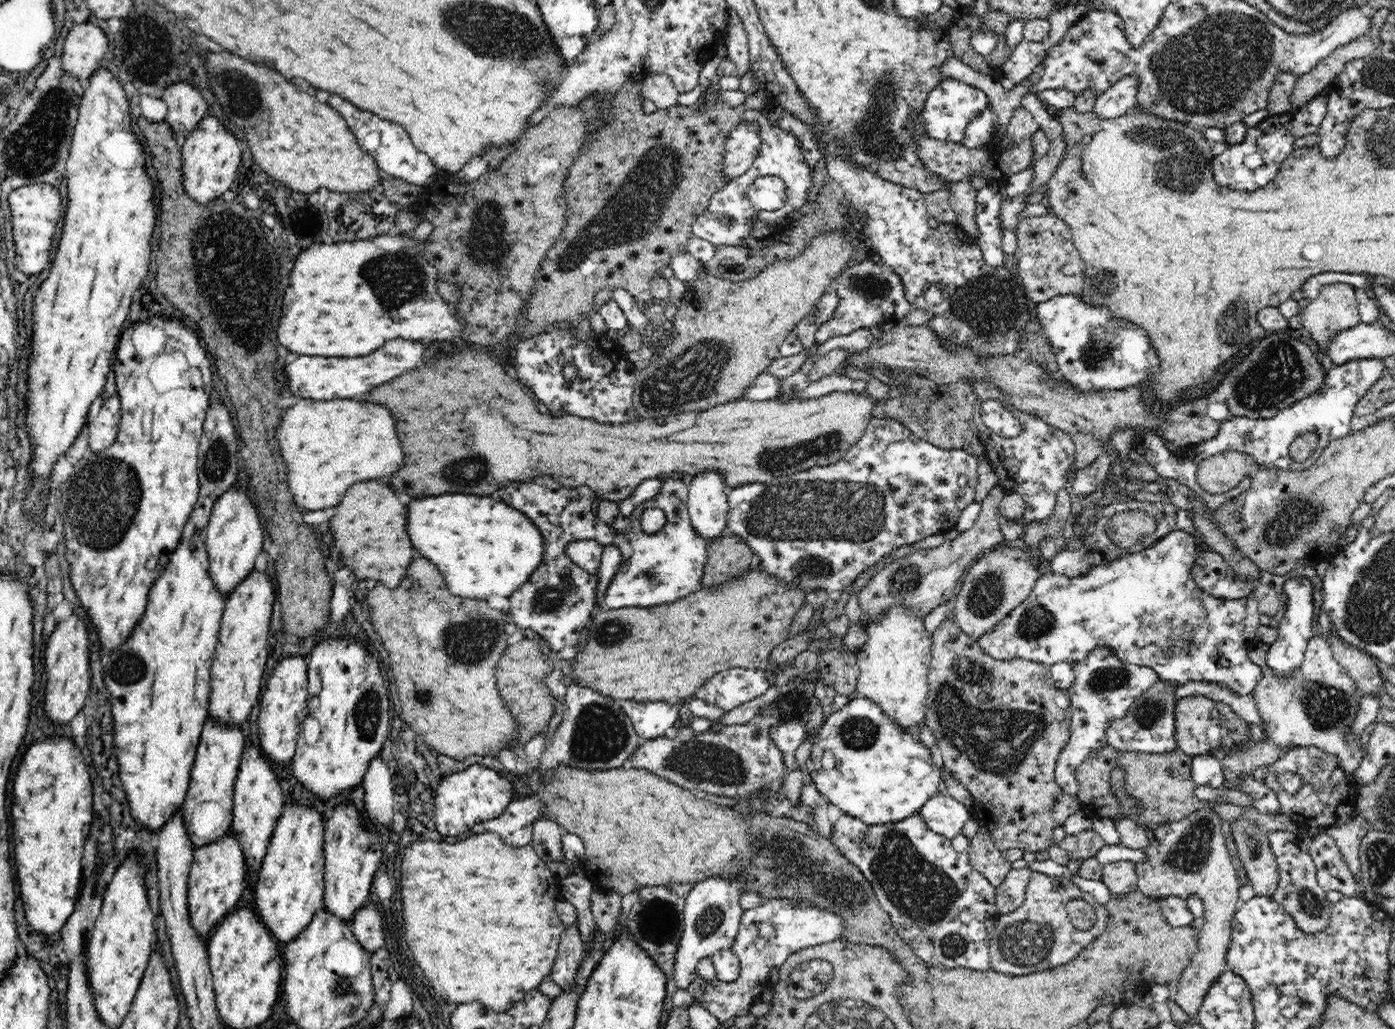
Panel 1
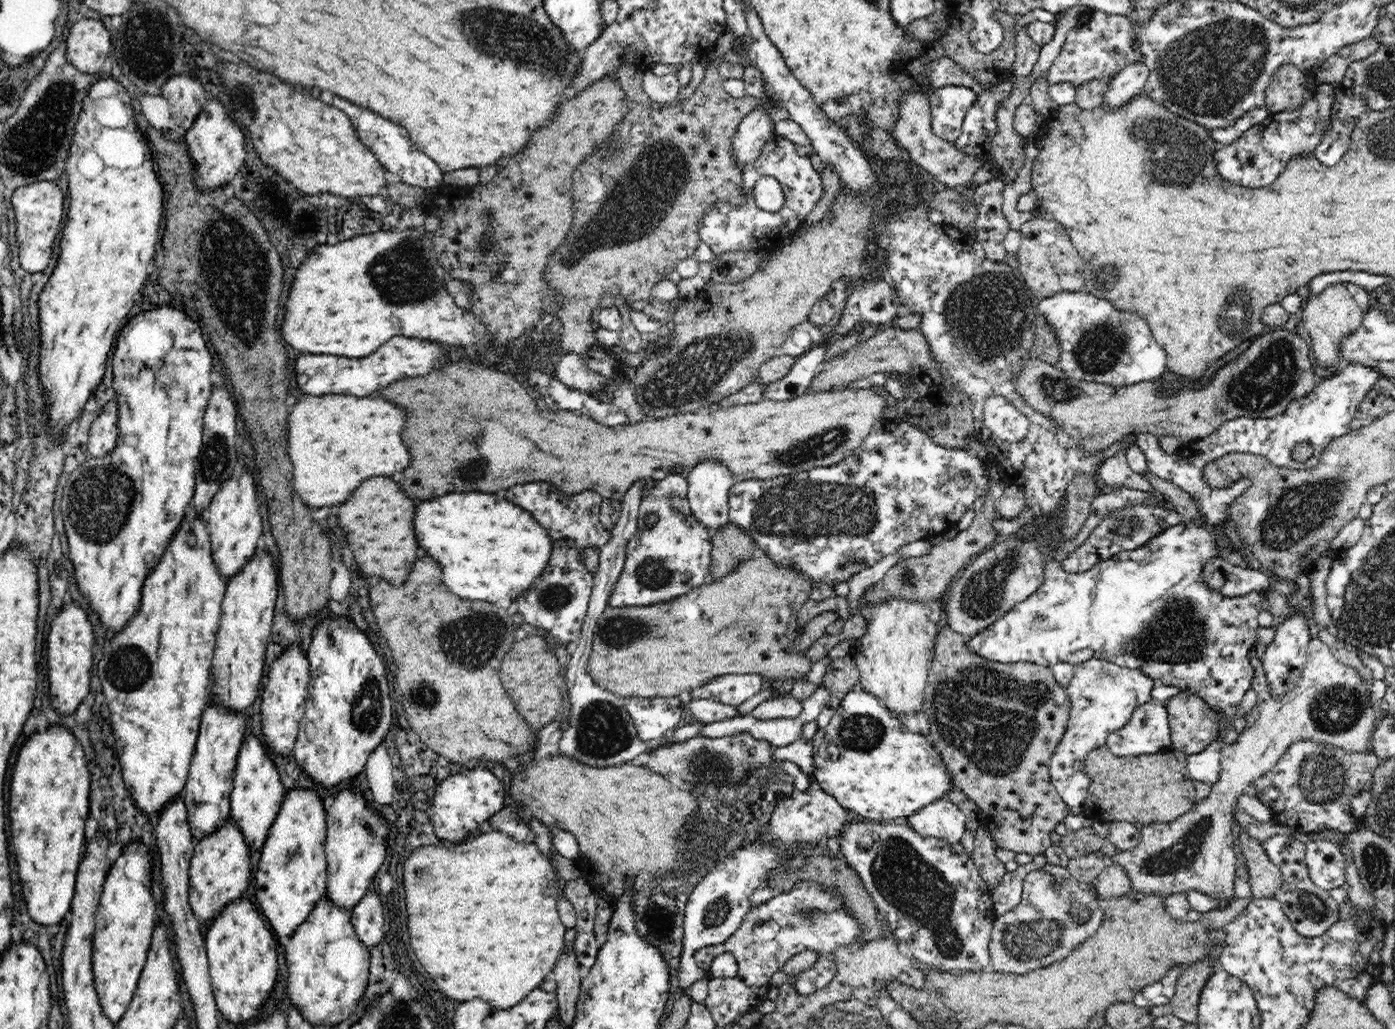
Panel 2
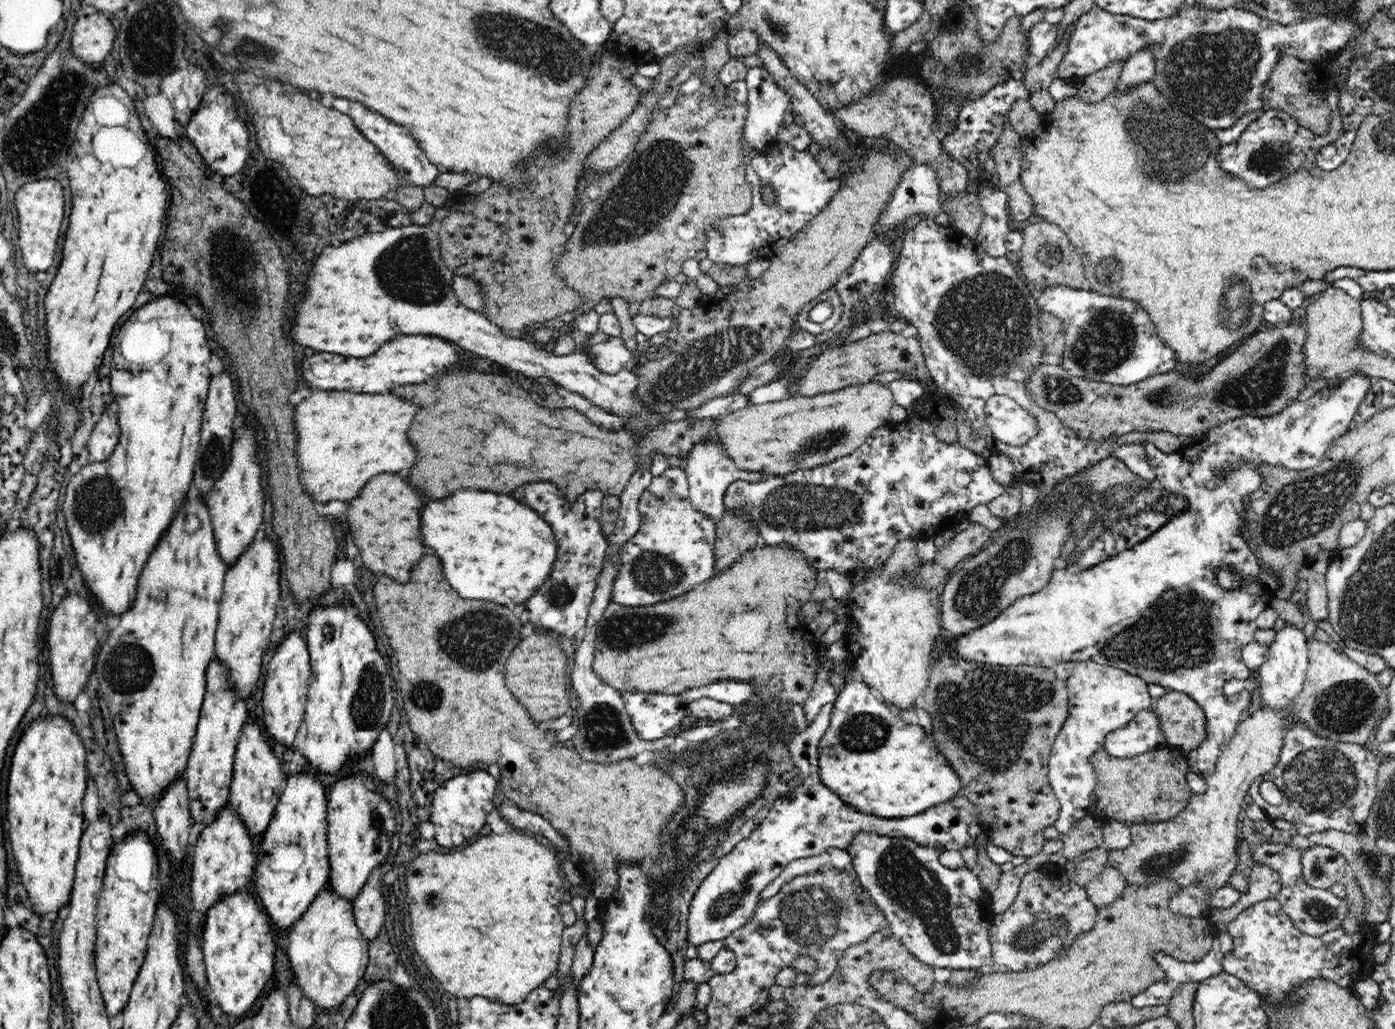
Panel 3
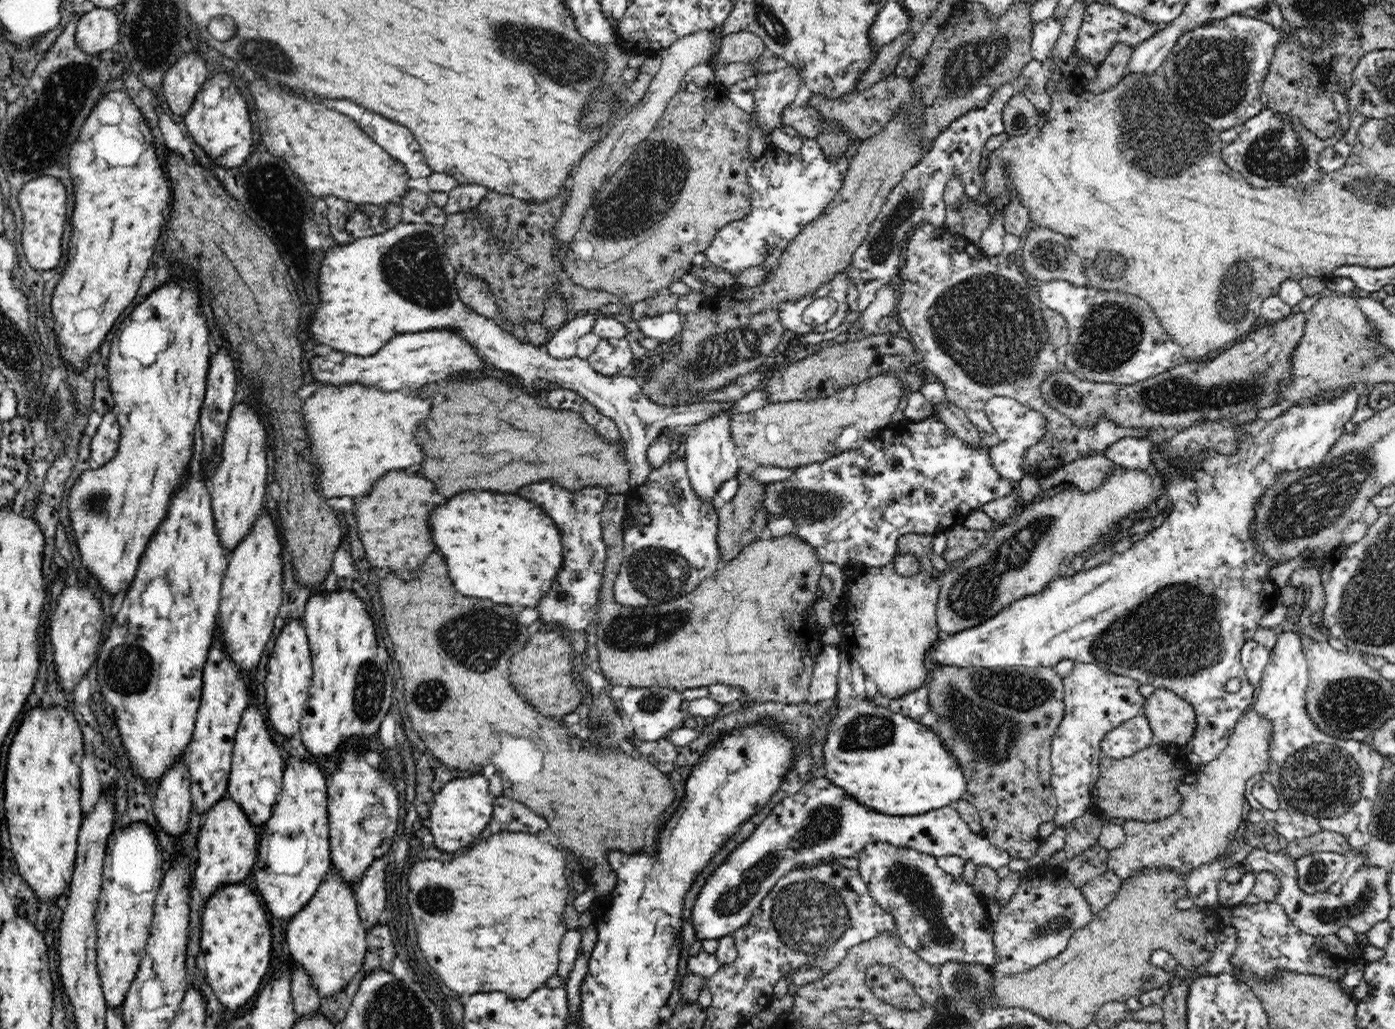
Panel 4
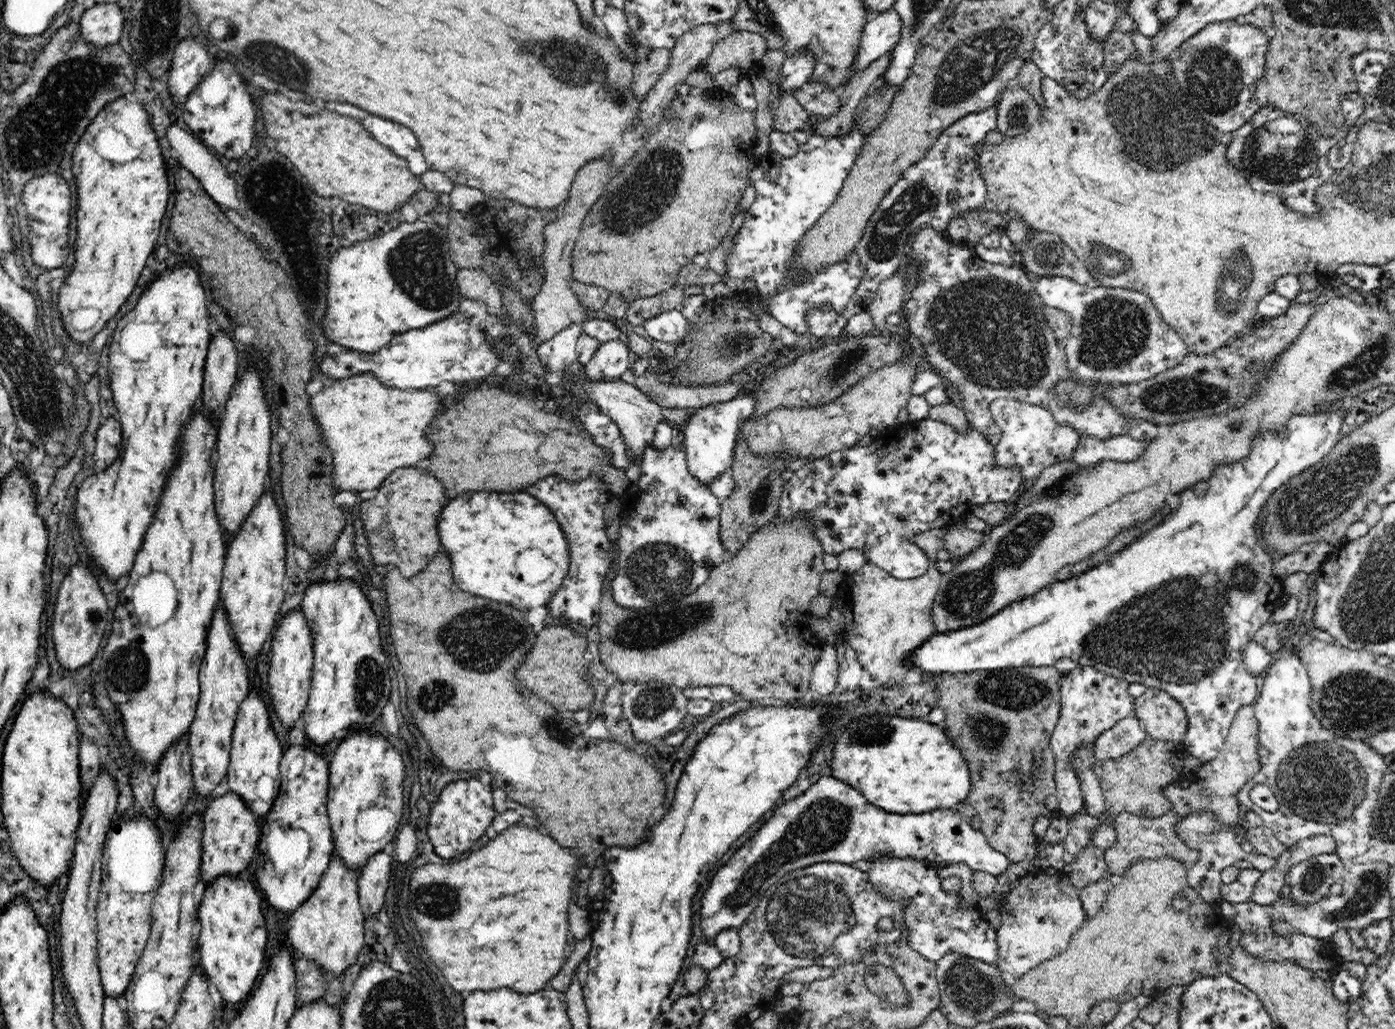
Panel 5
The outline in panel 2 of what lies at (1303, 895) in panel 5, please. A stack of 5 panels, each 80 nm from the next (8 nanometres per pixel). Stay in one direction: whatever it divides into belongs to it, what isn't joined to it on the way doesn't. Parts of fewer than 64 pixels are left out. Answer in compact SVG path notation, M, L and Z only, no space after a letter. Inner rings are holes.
M1326 840L1307 843L1306 865L1314 885L1329 891L1346 886L1347 863L1340 852L1338 845Z

